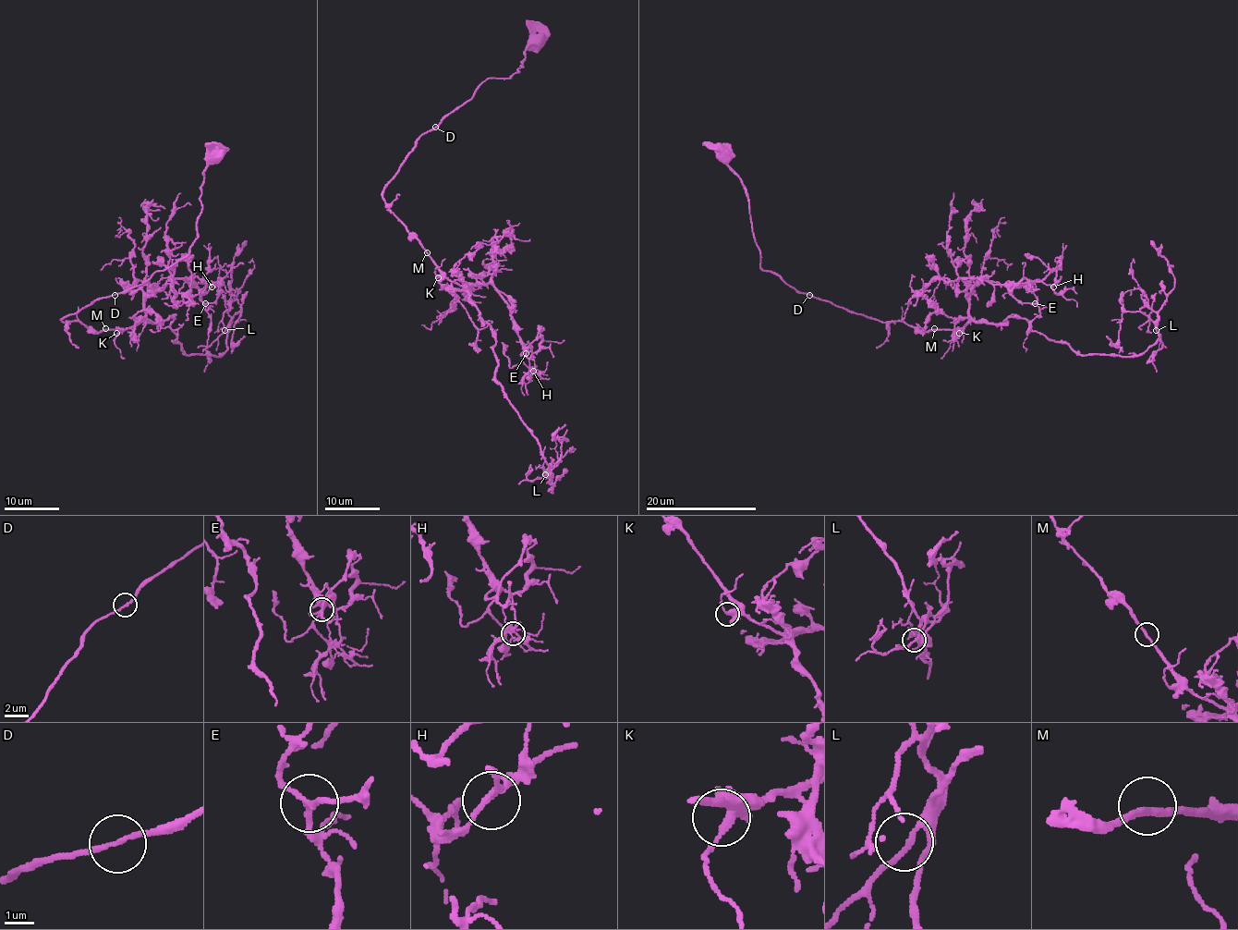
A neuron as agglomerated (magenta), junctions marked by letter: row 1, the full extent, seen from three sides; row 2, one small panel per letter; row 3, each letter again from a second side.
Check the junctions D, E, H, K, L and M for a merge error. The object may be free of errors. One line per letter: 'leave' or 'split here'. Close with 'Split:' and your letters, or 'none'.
D: leave
E: leave
H: leave
K: leave
L: leave
M: leave
Split: none

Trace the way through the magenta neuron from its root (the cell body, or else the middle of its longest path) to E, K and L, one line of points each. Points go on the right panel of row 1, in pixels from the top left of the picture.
E: (933, 330), (959, 330), (967, 323), (967, 278), (984, 278), (992, 284), (1028, 283), (1037, 297), (1035, 303)
K: (933, 330), (956, 330), (959, 333)
L: (933, 330), (1023, 317), (1034, 331), (1065, 341), (1080, 354), (1119, 356), (1146, 351), (1159, 336), (1156, 330)

